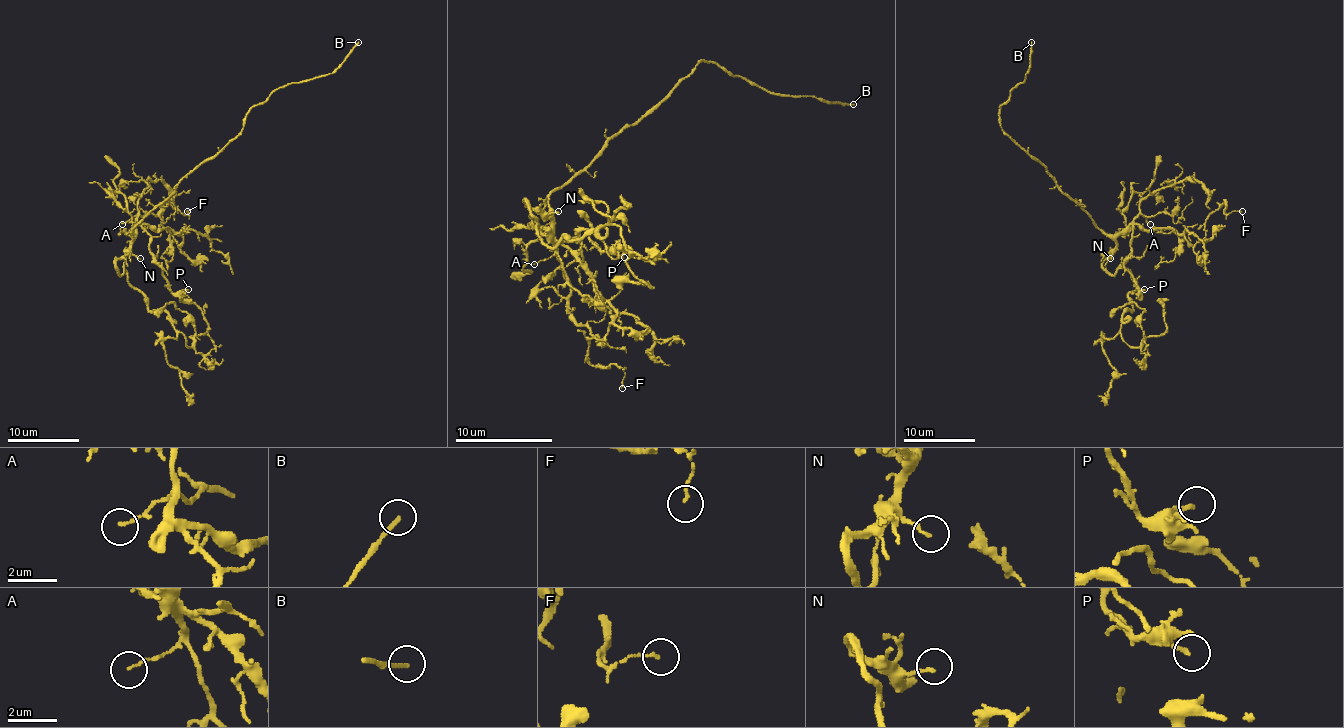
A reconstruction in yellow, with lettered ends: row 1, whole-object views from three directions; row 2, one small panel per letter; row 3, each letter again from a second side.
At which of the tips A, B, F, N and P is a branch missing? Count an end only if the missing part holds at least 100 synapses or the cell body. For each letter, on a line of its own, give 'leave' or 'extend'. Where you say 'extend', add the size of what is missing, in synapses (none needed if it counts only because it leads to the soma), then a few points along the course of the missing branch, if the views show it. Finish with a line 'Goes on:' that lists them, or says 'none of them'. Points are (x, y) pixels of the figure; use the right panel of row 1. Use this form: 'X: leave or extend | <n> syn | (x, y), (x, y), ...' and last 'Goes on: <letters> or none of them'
A: leave
B: extend
F: leave
N: leave
P: leave
Goes on: B

